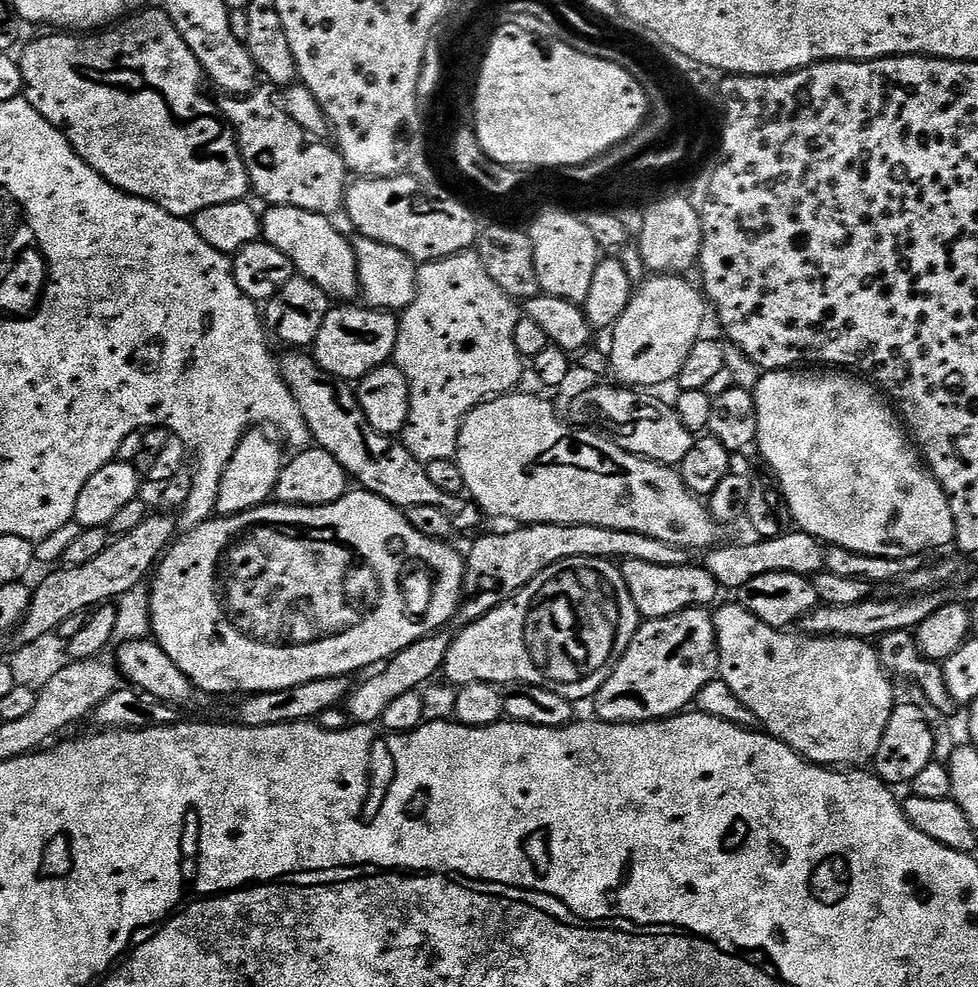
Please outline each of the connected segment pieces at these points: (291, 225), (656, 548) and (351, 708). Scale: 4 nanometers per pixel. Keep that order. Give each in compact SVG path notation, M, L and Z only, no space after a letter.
M272 206L262 216L262 240L263 243L274 246L274 250L282 250L286 258L296 268L299 275L305 276L310 282L314 282L324 293L336 302L352 302L361 295L358 262L356 250L351 239L347 240L338 229L332 225L333 221L322 214L314 214L310 210L298 210L294 206Z
M529 524L513 529L513 532L492 532L489 536L480 536L473 542L472 549L466 552L464 597L454 617L457 625L481 620L490 610L521 592L531 580L542 574L542 570L566 558L598 558L613 562L637 560L658 566L674 566L686 560L685 549L675 548L634 530L610 530L606 526L585 524Z
M441 630L423 636L418 642L406 646L406 650L392 657L379 670L373 671L371 673L373 676L369 680L364 680L361 684L357 683L348 693L346 711L349 717L356 724L375 725L382 718L382 714L386 714L386 706L390 706L394 698L402 698L402 694L410 694L423 689L435 677L432 675L435 672L437 675L443 669L449 643L449 633Z

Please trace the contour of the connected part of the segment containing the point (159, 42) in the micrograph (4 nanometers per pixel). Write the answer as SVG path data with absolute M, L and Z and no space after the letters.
M152 6L147 10L141 10L125 19L123 22L117 23L115 26L109 27L107 30L97 31L95 34L48 34L52 36L44 36L41 40L36 40L33 44L28 44L24 48L24 53L18 56L18 63L20 66L20 73L24 79L24 90L22 93L23 99L30 102L30 106L34 106L34 110L38 110L38 114L42 114L42 118L46 118L46 122L50 122L53 126L60 129L64 136L70 142L70 146L77 152L87 164L94 170L98 170L98 174L102 174L102 178L106 178L106 182L110 182L118 190L122 190L127 196L137 196L143 200L153 200L158 206L162 206L162 210L166 210L175 216L182 216L185 218L194 218L204 208L210 206L222 206L226 202L238 202L245 199L249 195L250 185L248 183L248 171L244 165L244 159L240 153L240 143L236 141L236 135L232 133L232 127L224 119L217 101L211 100L210 97L204 93L204 84L206 88L206 77L200 68L198 58L194 58L194 54L190 54L190 46L186 46L186 42L182 42L182 34L178 34L178 30L174 26L174 22L170 22L170 18L164 13L163 7Z

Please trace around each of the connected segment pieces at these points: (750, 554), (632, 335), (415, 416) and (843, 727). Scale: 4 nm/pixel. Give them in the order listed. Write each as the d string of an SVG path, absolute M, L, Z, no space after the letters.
M789 530L778 538L763 538L755 541L757 544L728 544L725 548L716 546L707 553L706 567L710 574L718 581L721 589L739 590L754 578L762 578L762 574L771 572L789 572L799 576L813 577L824 571L825 545L810 534L799 530Z
M652 274L647 277L642 284L639 285L632 293L632 301L626 306L626 310L622 314L622 318L618 318L618 322L611 329L612 335L612 352L610 351L610 372L614 377L617 376L619 383L624 386L648 386L644 384L664 384L667 380L675 381L679 377L682 370L682 362L686 362L686 354L690 354L690 350L694 350L694 346L702 338L700 332L704 328L704 315L710 312L709 305L706 303L706 297L699 287L696 288L680 274Z
M479 251L460 252L456 256L447 256L441 260L429 260L419 265L416 274L416 297L399 317L400 333L394 360L397 365L406 366L406 375L410 386L410 414L408 415L408 425L404 427L402 433L402 442L408 447L413 458L419 460L421 464L426 466L430 462L439 460L455 460L462 422L470 414L470 410L474 410L479 404L486 403L487 400L492 400L495 396L504 396L507 392L517 391L521 387L520 379L524 376L524 368L526 372L526 364L518 346L514 346L514 326L518 326L518 322L522 319L521 309L519 312L516 308L519 308L517 301L506 295L502 286L498 286L498 282L494 282L494 278L490 278L490 274L486 274L486 266L482 266Z
M738 602L722 604L723 603L721 603L714 612L716 645L720 651L720 671L718 676L719 679L726 682L726 686L730 686L730 690L734 690L734 695L738 697L738 702L742 702L742 706L746 706L746 710L750 710L750 714L754 714L756 724L759 725L763 731L767 732L768 735L778 738L782 742L786 742L786 746L790 746L798 755L805 756L814 764L854 768L867 765L864 764L866 762L871 763L875 759L879 743L882 742L886 725L890 720L890 714L896 705L894 688L892 686L893 681L889 673L881 666L879 651L869 641L864 640L805 634L797 634L798 636L795 636L795 631L781 630L766 626L766 622L754 618L754 614L750 614L750 610L746 610Z

